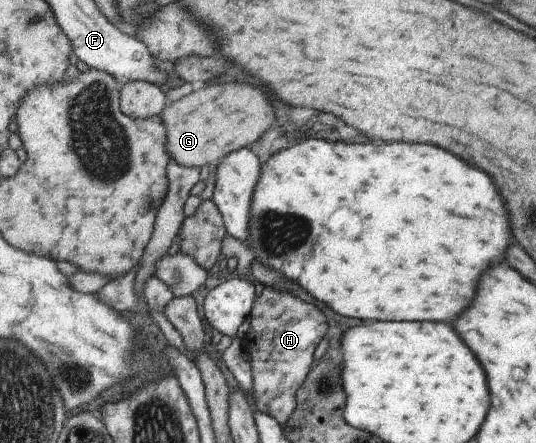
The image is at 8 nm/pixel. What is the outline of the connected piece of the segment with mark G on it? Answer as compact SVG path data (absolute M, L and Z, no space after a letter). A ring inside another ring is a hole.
M214 84L199 92L191 92L187 96L165 105L159 114L166 132L166 151L169 158L186 167L210 166L216 164L230 152L249 148L273 124L273 106L267 96L249 84Z

